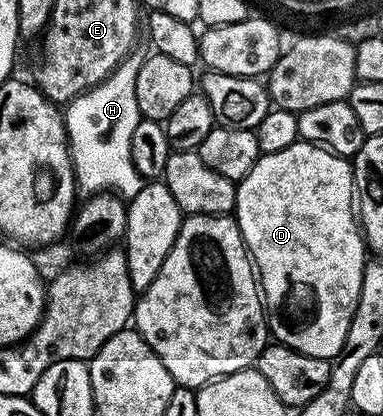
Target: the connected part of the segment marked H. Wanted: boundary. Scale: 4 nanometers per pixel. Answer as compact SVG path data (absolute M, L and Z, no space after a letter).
M132 50L100 84L66 105L67 146L80 193L113 192L130 198L144 186L143 177L137 174L131 161L129 146L129 138L133 138L133 129L141 118L137 106L137 70L141 70L144 59L144 53Z

